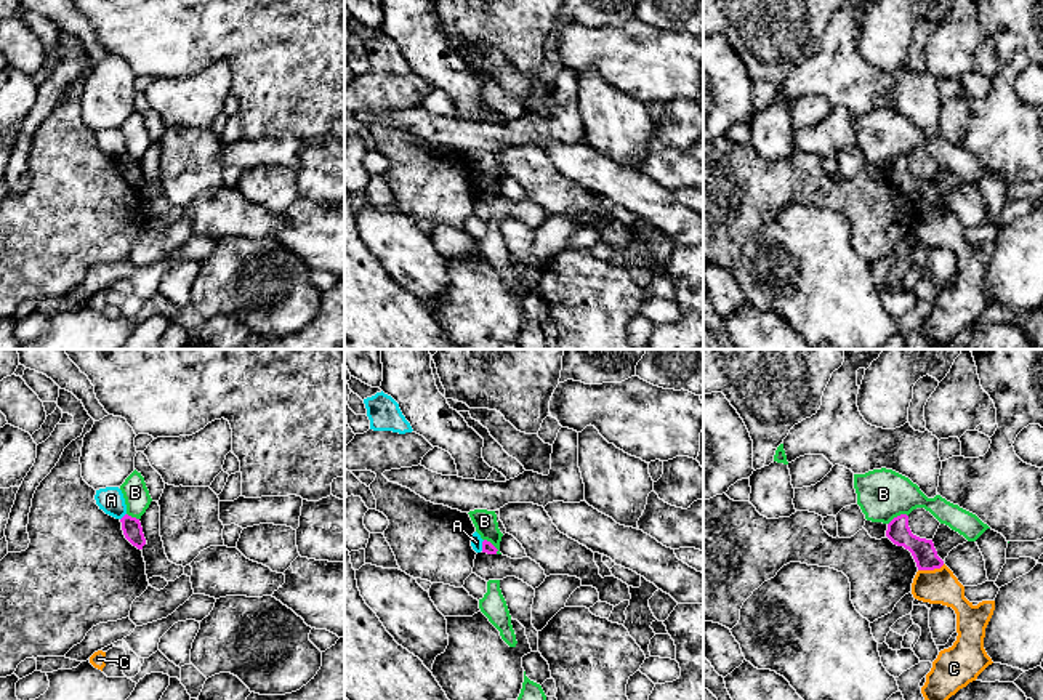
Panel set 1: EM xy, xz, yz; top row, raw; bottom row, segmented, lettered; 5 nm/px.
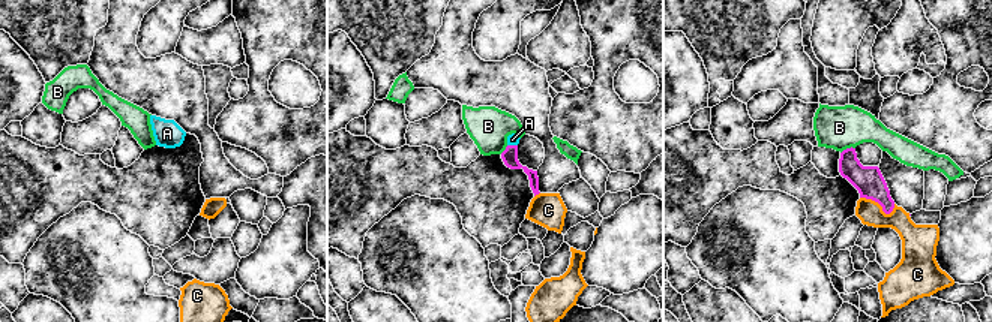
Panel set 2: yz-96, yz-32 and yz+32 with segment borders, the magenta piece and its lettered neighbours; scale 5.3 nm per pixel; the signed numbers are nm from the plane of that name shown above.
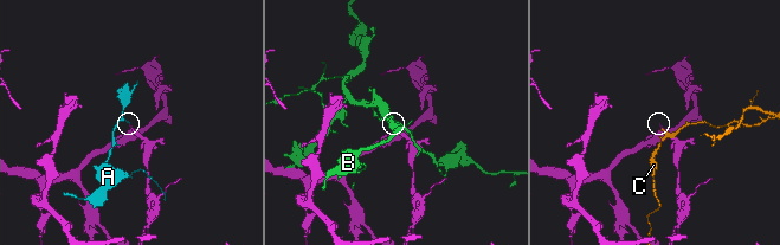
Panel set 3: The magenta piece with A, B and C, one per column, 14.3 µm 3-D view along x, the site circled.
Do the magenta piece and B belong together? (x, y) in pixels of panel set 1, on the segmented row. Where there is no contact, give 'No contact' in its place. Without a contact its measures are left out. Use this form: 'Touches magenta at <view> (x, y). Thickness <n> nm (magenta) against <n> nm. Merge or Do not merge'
Touches magenta at yz (898, 516). Thickness 120 nm (magenta) against 260 nm. Do not merge

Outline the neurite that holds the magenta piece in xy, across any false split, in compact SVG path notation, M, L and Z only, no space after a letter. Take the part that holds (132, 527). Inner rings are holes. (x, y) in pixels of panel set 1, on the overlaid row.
M125 514L120 522L125 538L138 549L143 549L146 538L139 519Z

